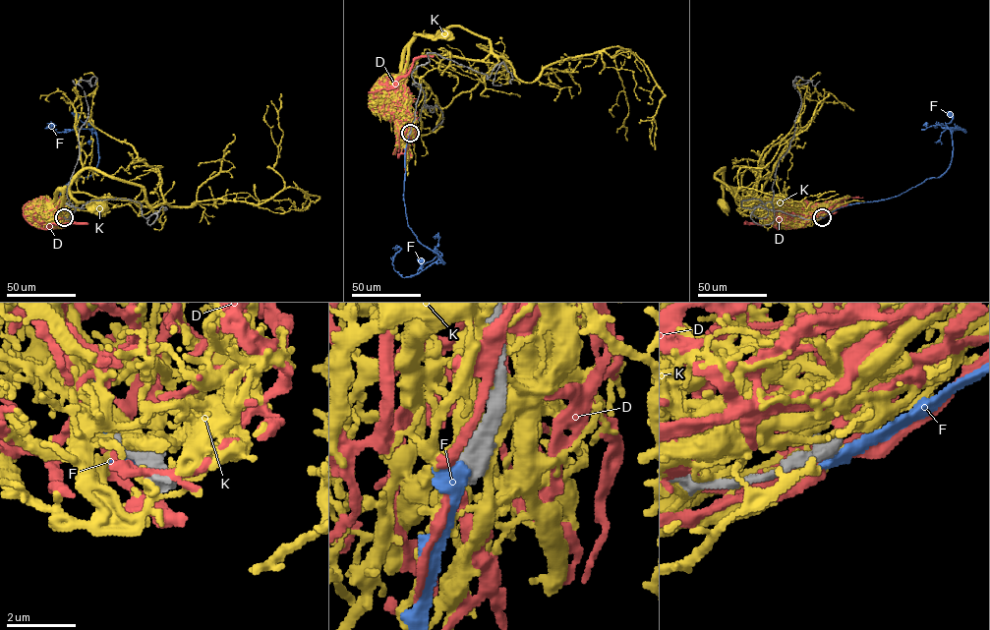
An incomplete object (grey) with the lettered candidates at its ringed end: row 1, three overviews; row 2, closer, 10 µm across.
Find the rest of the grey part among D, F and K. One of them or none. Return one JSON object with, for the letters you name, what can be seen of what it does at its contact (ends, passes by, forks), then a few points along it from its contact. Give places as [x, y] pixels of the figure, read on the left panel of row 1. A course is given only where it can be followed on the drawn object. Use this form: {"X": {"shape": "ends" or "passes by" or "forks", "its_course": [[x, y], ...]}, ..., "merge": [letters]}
{"merge": []}

